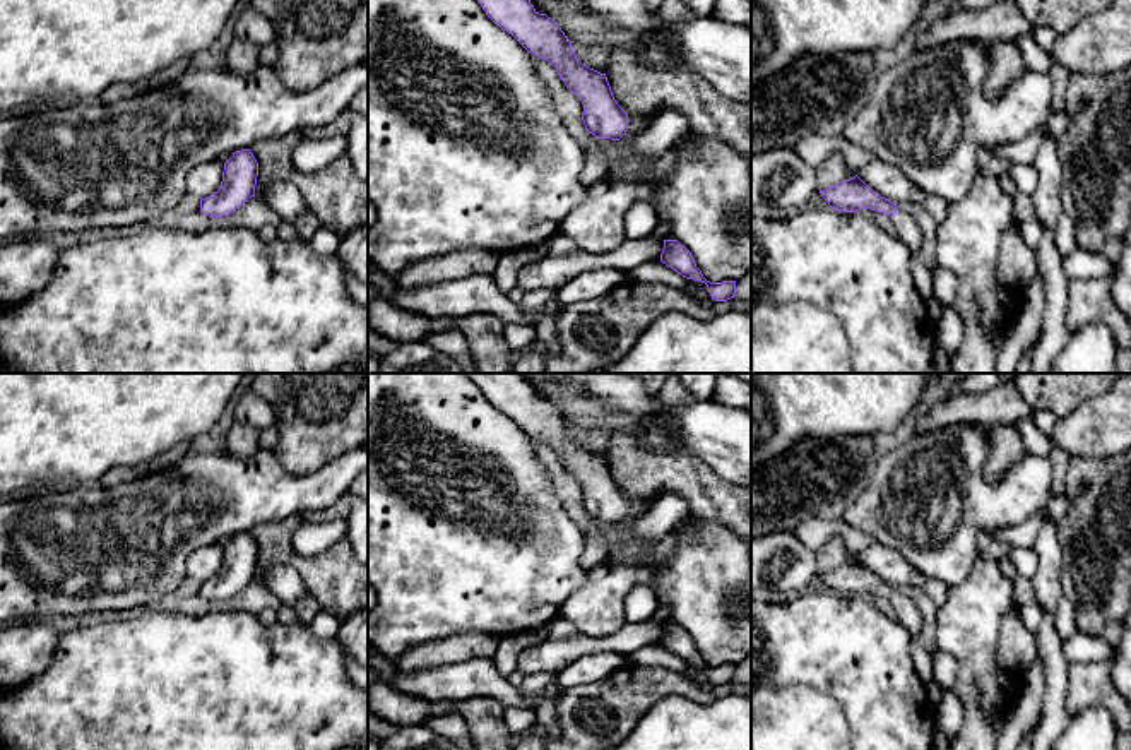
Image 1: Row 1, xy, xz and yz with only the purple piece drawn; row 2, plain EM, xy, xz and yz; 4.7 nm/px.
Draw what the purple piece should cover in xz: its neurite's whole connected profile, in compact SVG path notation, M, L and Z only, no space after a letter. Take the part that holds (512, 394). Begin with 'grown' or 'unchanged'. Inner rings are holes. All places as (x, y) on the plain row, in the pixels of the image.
unchanged | M465 373L486 399L512 418L530 438L551 447L565 469L583 488L585 514L599 522L619 524L628 514L628 497L613 479L606 457L582 447L571 425L546 397L539 397L518 373Z

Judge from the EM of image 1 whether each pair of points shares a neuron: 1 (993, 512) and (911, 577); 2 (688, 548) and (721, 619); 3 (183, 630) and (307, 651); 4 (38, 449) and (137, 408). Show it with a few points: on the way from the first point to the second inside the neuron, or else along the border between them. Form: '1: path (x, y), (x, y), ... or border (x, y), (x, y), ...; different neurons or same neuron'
1: border (887, 547), (947, 588); different neurons
2: path (705, 565), (721, 591), (721, 601); same neuron
3: path (214, 661), (225, 663), (230, 668), (276, 668); same neuron
4: path (62, 425), (79, 408), (113, 408); same neuron

